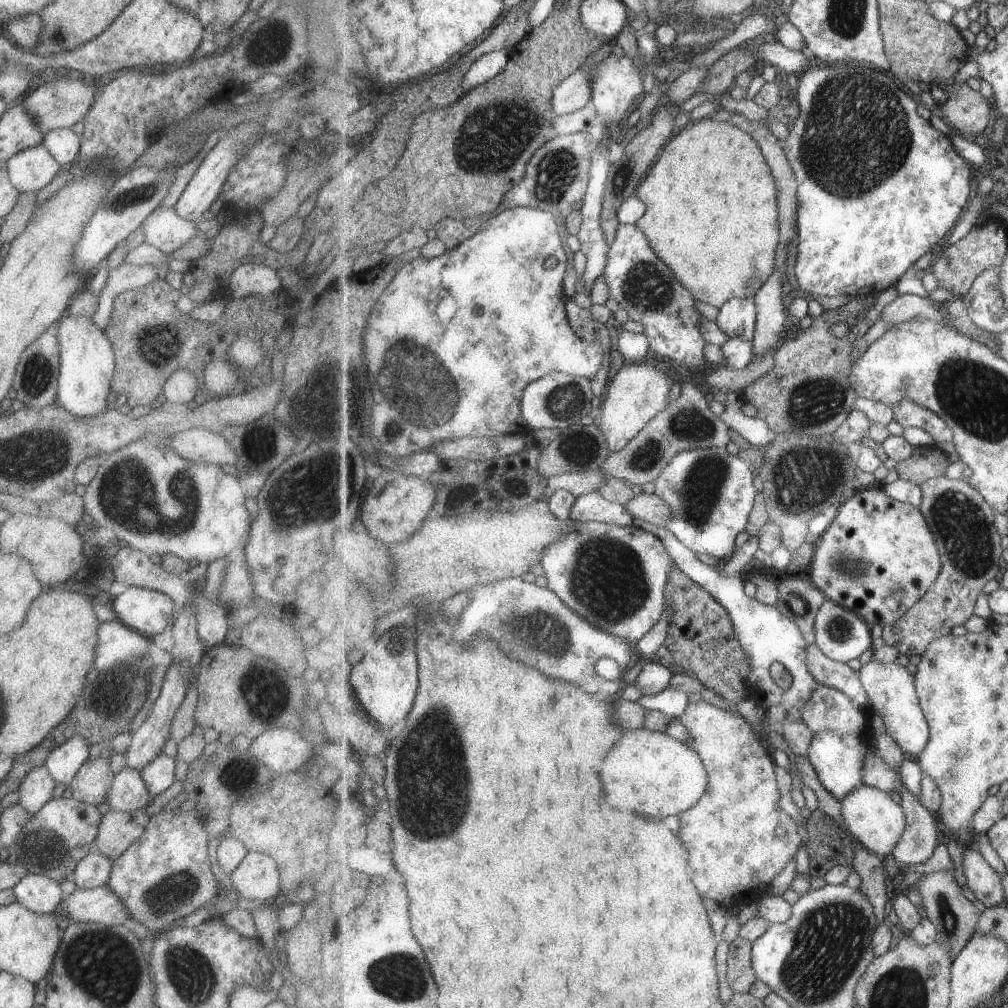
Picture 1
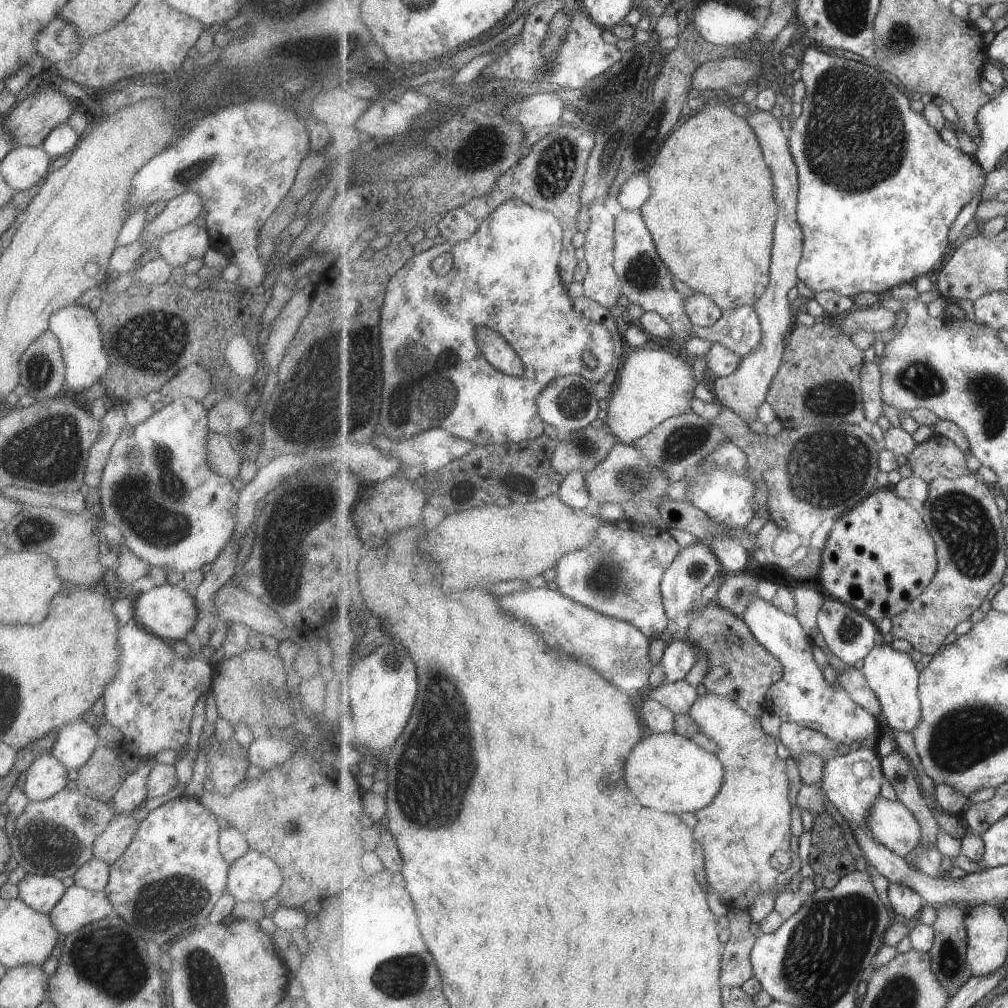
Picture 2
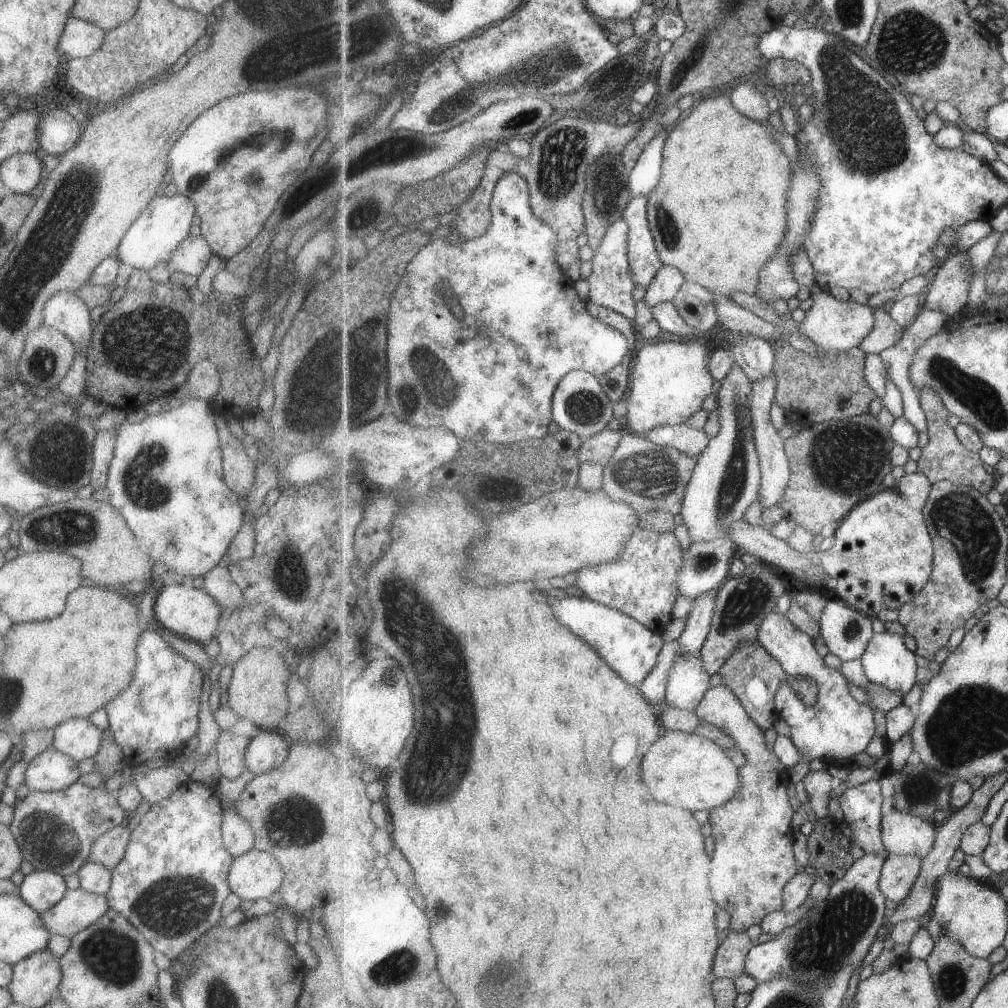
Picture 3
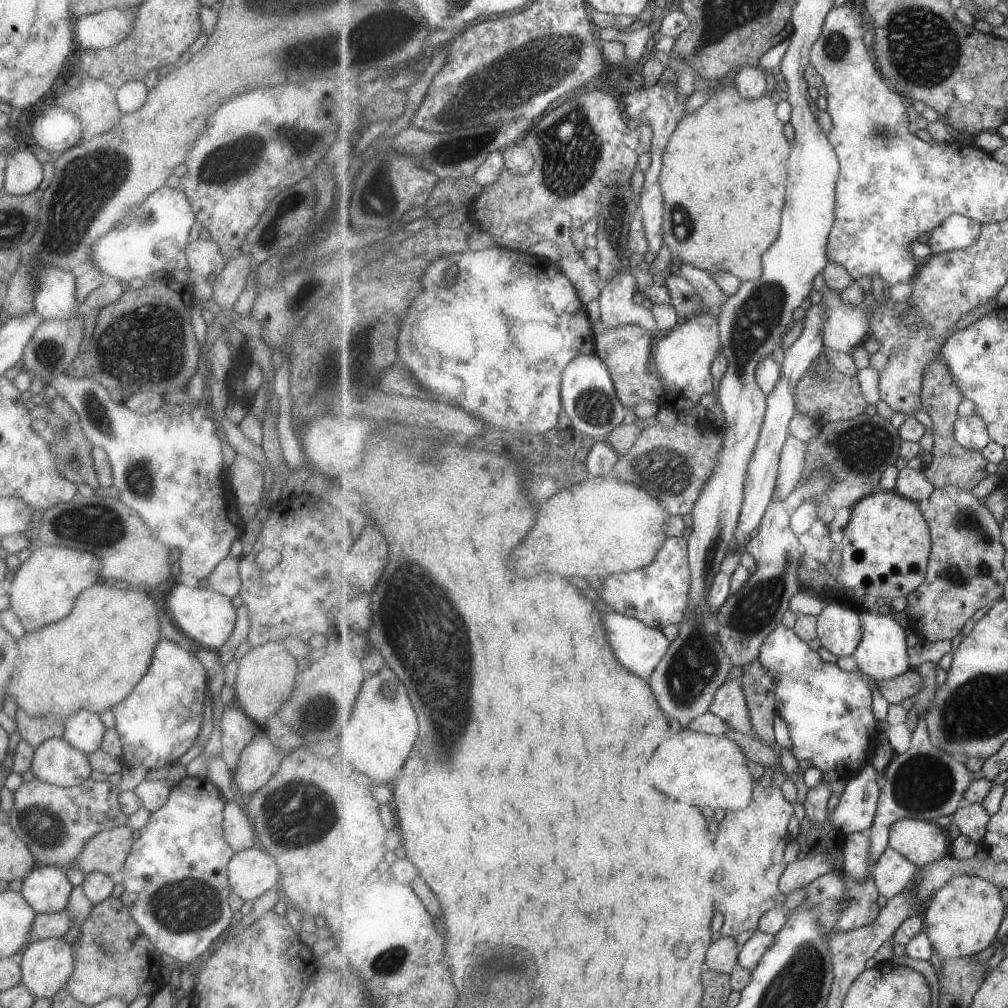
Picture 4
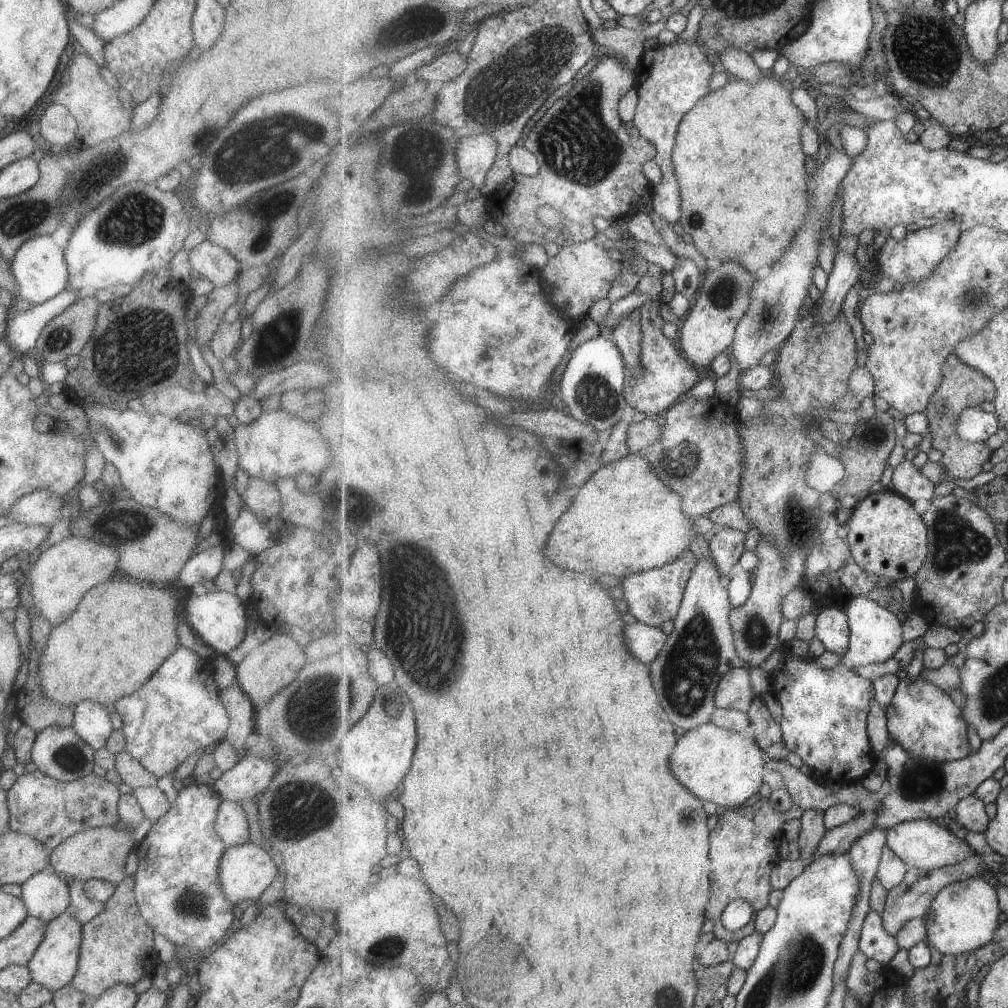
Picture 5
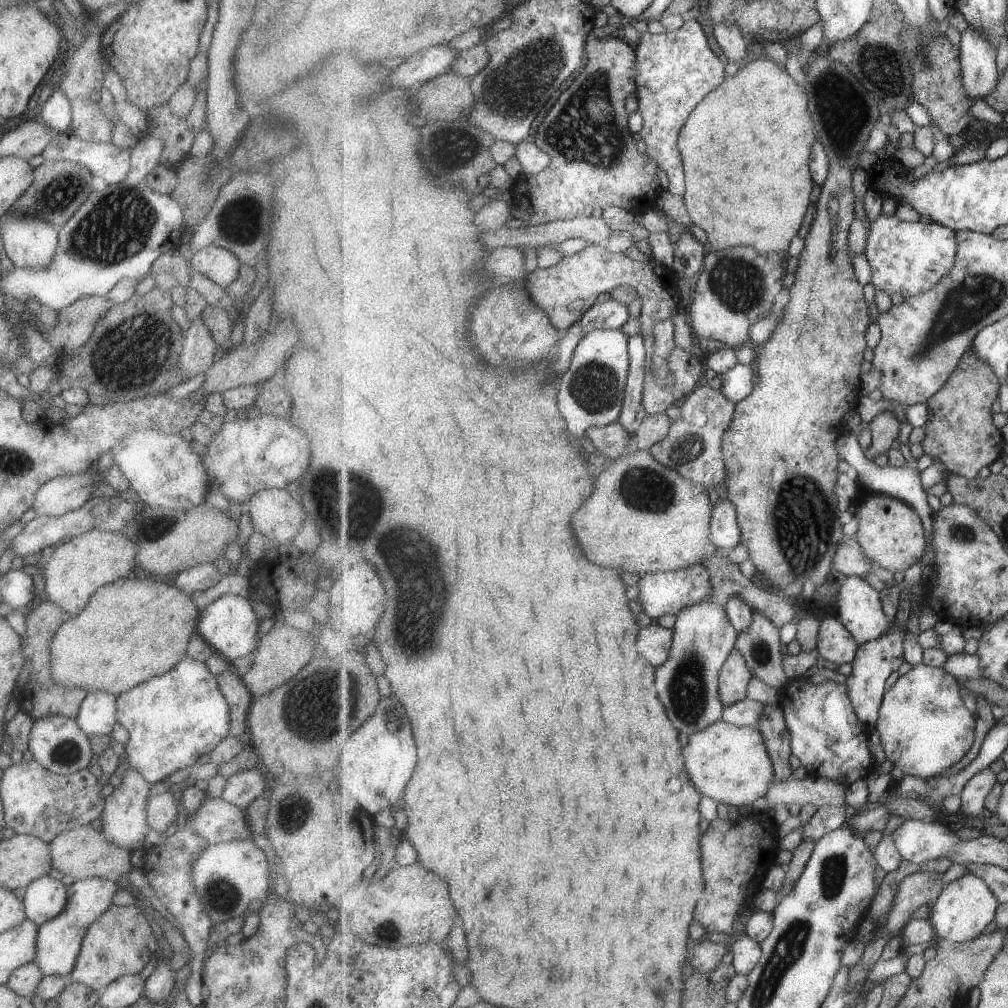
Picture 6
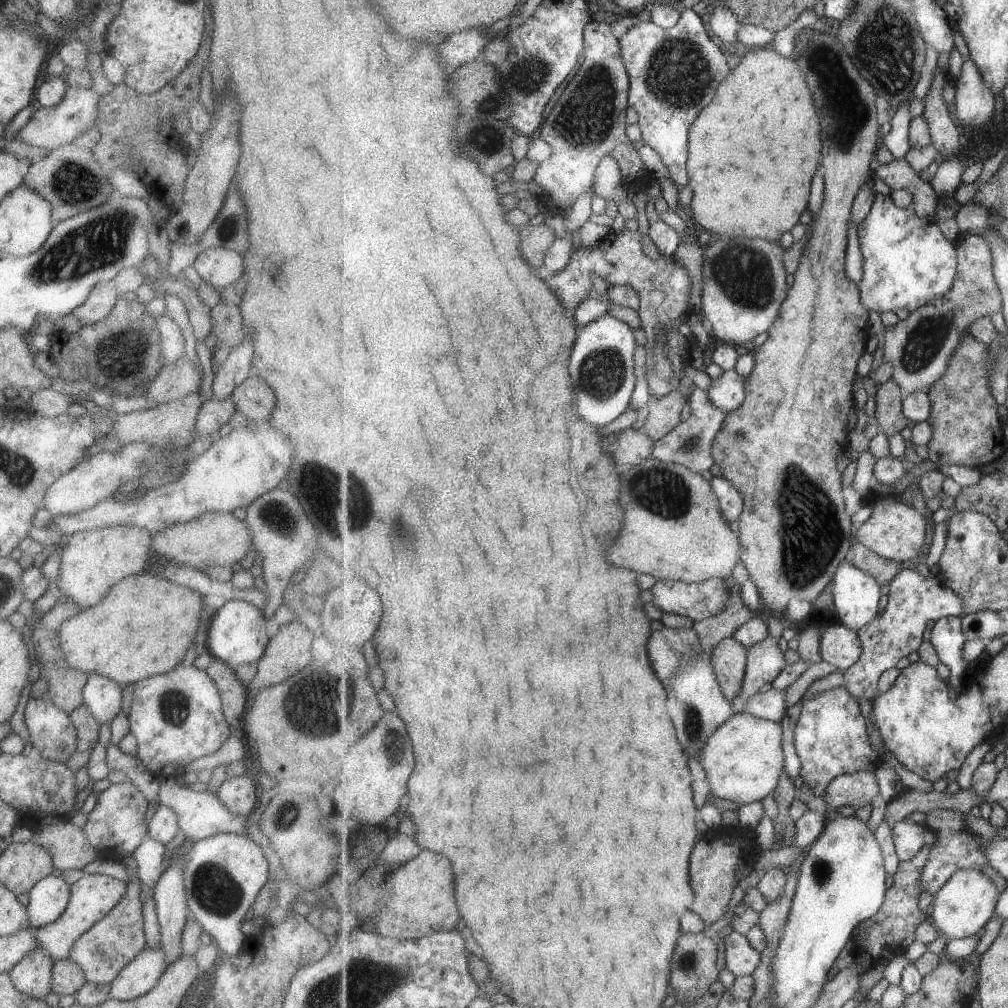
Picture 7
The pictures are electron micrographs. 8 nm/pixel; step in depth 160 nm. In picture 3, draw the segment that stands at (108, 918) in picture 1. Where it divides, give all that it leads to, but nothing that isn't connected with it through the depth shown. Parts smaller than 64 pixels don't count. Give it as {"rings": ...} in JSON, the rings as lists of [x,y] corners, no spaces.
{"rings":[[[78,887],[67,889],[57,904],[38,915],[49,934],[70,937],[95,922],[107,909],[105,895],[94,895]]]}

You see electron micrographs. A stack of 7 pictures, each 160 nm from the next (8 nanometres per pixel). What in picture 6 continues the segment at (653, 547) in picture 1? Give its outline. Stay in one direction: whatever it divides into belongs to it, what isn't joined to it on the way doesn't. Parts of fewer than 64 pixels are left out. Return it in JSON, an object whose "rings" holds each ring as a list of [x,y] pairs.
{"rings":[[[703,563],[690,565],[678,571],[661,571],[645,575],[639,582],[639,588],[641,588],[641,602],[645,606],[645,612],[655,621],[666,614],[677,616],[687,607],[703,603],[714,594],[711,573]]]}

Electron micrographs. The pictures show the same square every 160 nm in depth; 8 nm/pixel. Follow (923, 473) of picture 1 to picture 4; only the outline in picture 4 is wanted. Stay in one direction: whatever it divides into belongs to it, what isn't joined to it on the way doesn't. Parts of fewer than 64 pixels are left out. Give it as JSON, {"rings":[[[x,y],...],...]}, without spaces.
{"rings":[[[941,356],[928,365],[924,373],[924,392],[922,398],[924,408],[931,417],[934,430],[933,460],[924,464],[924,473],[930,478],[935,488],[955,485],[963,490],[970,491],[981,480],[987,478],[987,460],[980,451],[969,450],[959,444],[954,433],[954,424],[960,417],[959,402],[963,402],[964,394],[961,387],[955,382],[950,373],[948,362]]]}

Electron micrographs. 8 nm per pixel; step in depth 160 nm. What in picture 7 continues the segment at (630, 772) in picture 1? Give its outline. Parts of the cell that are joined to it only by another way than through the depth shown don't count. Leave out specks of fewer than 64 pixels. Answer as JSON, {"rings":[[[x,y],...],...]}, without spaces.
{"rings":[[[751,713],[734,714],[718,731],[715,731],[699,758],[707,774],[707,782],[713,796],[742,805],[748,802],[759,802],[771,792],[775,792],[786,770],[784,738],[784,728],[780,721],[770,721]]]}

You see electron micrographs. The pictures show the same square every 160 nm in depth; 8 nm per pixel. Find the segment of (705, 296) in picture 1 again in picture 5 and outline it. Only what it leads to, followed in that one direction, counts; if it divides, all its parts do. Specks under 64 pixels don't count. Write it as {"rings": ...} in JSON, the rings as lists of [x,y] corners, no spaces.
{"rings":[[[767,74],[758,83],[750,83],[743,79],[734,78],[725,86],[712,90],[704,96],[685,115],[678,128],[674,148],[674,165],[676,175],[682,190],[682,227],[693,238],[695,248],[711,263],[736,260],[743,263],[752,273],[767,272],[774,264],[782,259],[786,250],[794,243],[798,230],[803,226],[808,209],[810,208],[810,186],[807,177],[807,154],[801,144],[801,128],[806,123],[804,112],[795,104],[792,97],[793,89],[771,74]]]}

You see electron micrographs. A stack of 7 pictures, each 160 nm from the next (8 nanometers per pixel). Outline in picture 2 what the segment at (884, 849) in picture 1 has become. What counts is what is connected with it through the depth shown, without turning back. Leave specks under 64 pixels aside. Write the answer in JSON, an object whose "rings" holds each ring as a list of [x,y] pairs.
{"rings":[[[879,797],[873,805],[869,824],[874,837],[905,858],[922,840],[922,826],[914,812],[901,801]]]}

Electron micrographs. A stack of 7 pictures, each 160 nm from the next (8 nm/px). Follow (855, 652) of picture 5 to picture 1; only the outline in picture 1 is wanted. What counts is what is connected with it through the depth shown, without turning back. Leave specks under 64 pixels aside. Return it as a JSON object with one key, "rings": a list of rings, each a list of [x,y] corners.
{"rings":[[[877,659],[863,665],[859,671],[861,682],[870,696],[871,706],[884,721],[886,731],[902,746],[908,757],[918,757],[931,738],[930,724],[922,709],[916,675],[897,661],[885,664]]]}

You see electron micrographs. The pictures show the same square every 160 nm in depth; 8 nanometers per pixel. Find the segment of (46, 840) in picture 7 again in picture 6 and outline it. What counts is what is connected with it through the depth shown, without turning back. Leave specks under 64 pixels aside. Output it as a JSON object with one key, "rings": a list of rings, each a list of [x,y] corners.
{"rings":[[[88,825],[60,832],[48,845],[51,866],[63,876],[71,876],[75,881],[87,877],[103,877],[115,881],[116,885],[122,888],[121,878],[123,875],[127,875],[130,870],[130,852],[108,843],[98,830]]]}

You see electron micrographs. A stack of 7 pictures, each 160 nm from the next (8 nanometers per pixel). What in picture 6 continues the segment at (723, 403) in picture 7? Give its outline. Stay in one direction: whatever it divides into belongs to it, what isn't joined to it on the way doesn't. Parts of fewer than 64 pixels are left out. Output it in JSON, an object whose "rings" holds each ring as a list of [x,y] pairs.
{"rings":[[[738,364],[735,368],[720,375],[722,380],[721,390],[731,402],[737,404],[747,398],[755,390],[755,372],[757,369],[754,364]]]}

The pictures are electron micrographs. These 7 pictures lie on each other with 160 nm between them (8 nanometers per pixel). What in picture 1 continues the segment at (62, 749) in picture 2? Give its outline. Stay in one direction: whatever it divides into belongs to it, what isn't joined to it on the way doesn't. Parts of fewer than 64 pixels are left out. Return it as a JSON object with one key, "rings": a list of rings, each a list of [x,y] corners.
{"rings":[[[82,733],[69,737],[44,759],[45,768],[57,786],[66,787],[68,782],[75,776],[79,766],[91,756],[89,745]]]}

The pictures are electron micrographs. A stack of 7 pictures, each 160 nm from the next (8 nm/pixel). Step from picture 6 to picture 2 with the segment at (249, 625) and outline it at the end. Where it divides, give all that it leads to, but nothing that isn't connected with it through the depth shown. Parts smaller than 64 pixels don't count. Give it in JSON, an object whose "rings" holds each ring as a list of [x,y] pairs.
{"rings":[[[162,585],[153,587],[147,592],[140,593],[133,604],[133,619],[141,627],[156,634],[160,639],[168,642],[170,640],[183,640],[186,634],[192,630],[198,616],[195,599],[189,595],[180,585]]]}

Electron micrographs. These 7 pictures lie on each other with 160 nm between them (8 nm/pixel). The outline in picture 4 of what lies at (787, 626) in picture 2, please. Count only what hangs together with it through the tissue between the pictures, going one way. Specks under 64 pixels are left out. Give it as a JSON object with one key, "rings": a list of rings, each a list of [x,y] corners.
{"rings":[[[783,625],[765,639],[758,660],[778,677],[778,714],[787,721],[797,760],[808,760],[822,772],[834,770],[847,782],[870,764],[877,752],[880,722],[873,714],[868,675],[859,668],[847,672],[836,663],[825,662],[794,628]]]}

